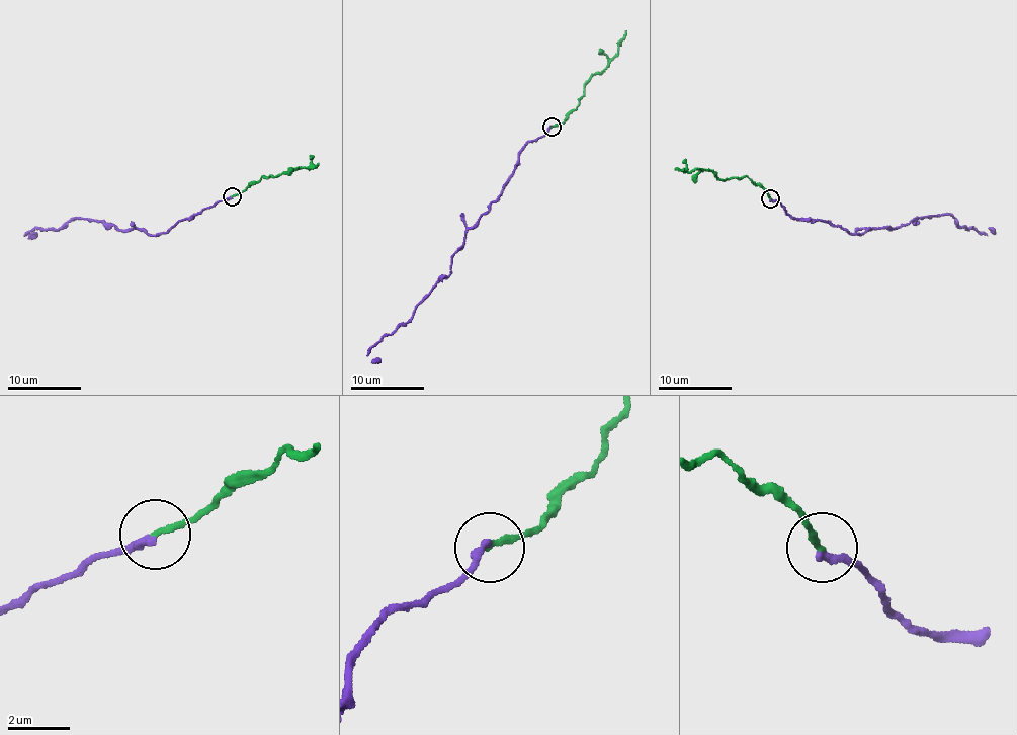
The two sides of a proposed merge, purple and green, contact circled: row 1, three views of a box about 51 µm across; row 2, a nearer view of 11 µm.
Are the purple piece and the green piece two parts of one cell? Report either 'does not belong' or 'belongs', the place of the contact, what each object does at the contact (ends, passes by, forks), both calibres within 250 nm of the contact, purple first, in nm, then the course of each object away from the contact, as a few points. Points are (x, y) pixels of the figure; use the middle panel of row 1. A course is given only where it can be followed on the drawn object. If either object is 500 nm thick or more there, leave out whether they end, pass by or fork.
belongs; place (552, 127); purple ends; green ends; calibres 260 and 190 nm; course purple (553, 127), (525, 145), (502, 194), (467, 232), (450, 273), (406, 322), (368, 354), (371, 359), (380, 358); course green (552, 128), (578, 106), (588, 80), (606, 69), (626, 31)

